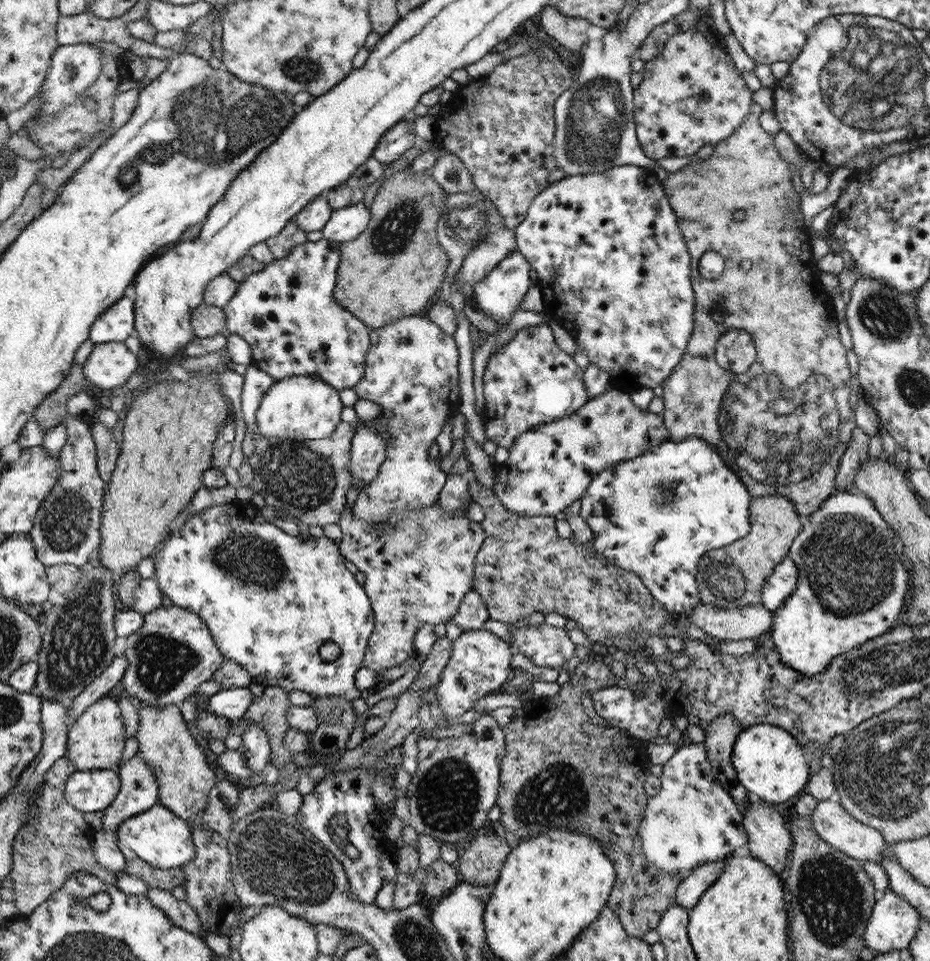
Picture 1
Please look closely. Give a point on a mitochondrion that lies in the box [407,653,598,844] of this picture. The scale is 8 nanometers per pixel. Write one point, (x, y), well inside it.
(448, 794)

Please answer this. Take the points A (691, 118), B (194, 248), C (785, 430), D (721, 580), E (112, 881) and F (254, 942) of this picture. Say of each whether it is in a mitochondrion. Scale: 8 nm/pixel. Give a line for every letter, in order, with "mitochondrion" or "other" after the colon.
A: other
B: other
C: mitochondrion
D: mitochondrion
E: other
F: other

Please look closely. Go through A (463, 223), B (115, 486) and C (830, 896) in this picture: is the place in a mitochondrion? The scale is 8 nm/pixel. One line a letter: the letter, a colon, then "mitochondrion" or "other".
A: mitochondrion
B: other
C: mitochondrion

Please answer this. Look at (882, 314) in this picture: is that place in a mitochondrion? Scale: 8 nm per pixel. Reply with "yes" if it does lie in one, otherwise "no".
yes

